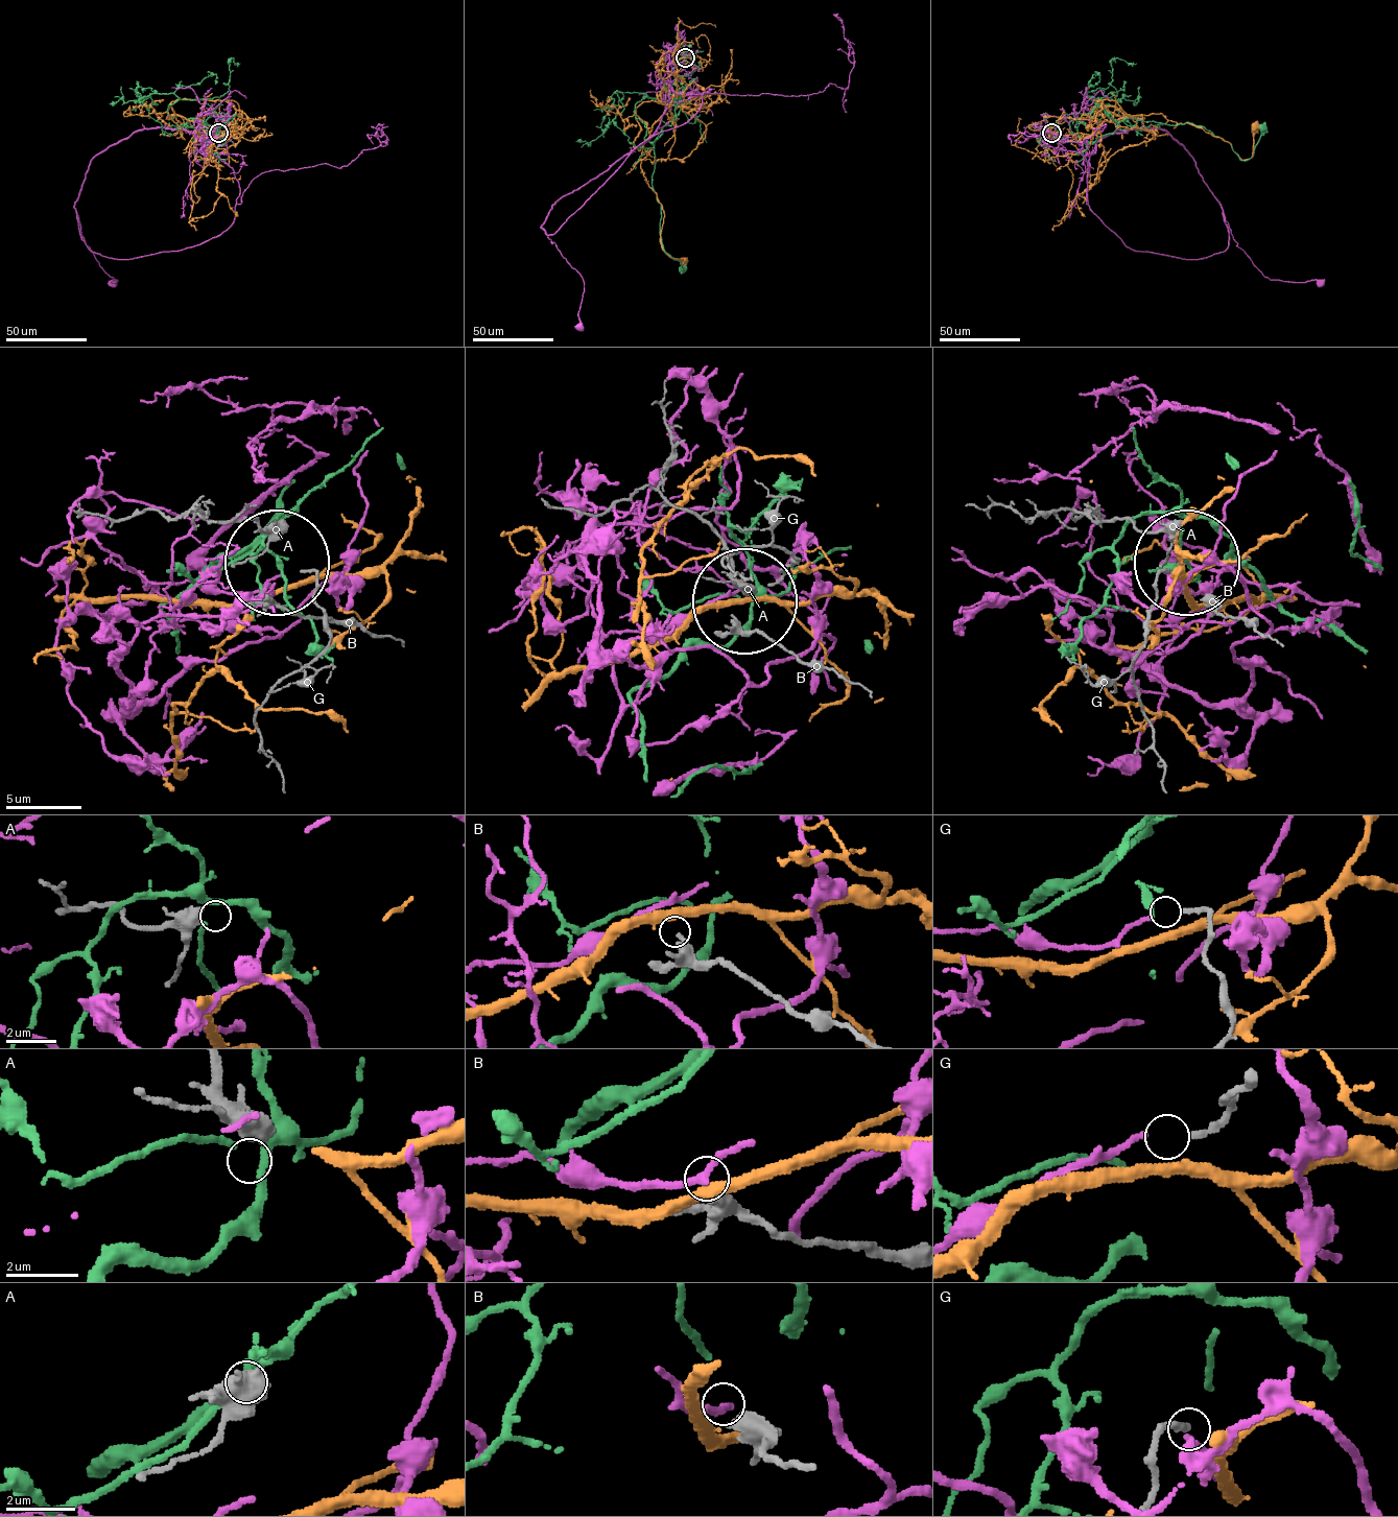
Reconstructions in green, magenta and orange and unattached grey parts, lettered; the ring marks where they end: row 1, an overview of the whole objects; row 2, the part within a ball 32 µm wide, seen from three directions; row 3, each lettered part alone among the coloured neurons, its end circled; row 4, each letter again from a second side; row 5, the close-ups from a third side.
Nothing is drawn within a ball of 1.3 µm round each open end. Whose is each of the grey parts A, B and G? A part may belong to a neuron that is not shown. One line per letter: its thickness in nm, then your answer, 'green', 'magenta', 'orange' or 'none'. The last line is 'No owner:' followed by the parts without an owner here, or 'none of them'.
A: calibre 440 nm; none
B: calibre 320 nm; none
G: calibre 200 nm; magenta
No owner: A, B

